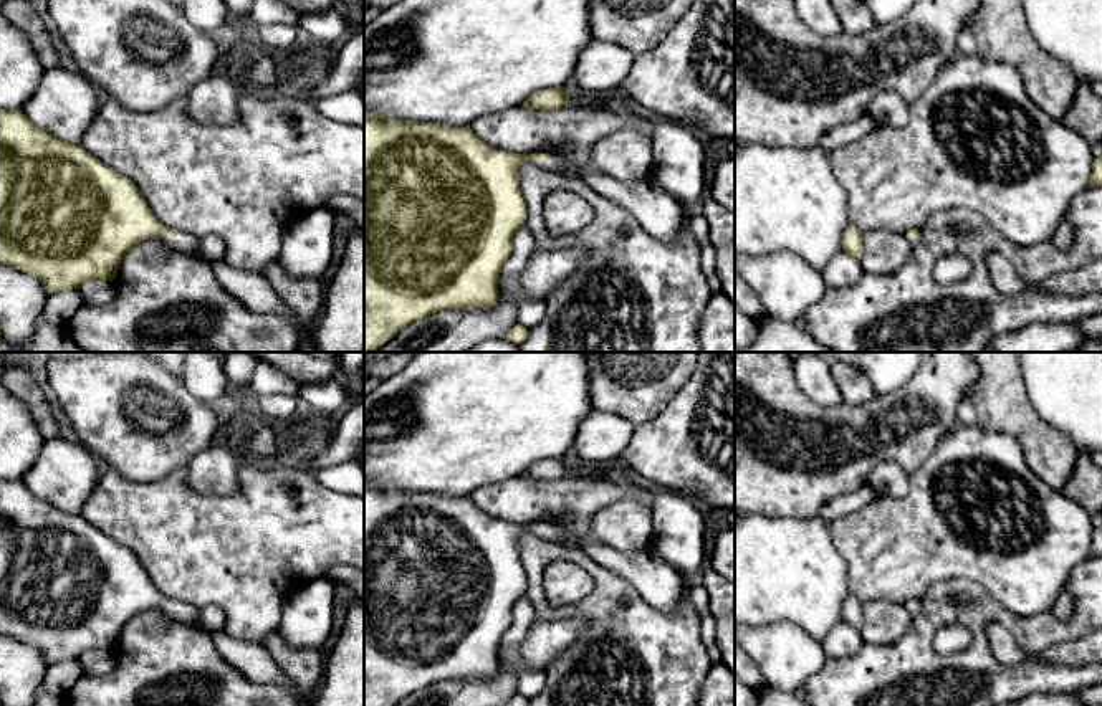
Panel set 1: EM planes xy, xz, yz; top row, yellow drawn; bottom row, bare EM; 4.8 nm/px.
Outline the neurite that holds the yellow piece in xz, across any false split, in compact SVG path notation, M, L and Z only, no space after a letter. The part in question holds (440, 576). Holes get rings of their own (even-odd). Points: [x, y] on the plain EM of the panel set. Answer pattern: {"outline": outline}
{"outline": "M364 481L364 706L395 706L412 693L445 680L488 680L498 671L500 643L513 622L513 607L526 594L526 572L523 569L518 539L534 532L548 541L563 544L564 531L544 524L515 524L498 521L477 508L470 496L450 498L434 493L389 489Z"}

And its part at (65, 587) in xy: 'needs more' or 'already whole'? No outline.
needs more

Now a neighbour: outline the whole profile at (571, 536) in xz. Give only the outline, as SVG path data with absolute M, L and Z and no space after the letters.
M556 516L556 518L549 519L546 526L556 526L564 531L563 546L574 547L574 546L581 544L581 536L574 526L573 518Z

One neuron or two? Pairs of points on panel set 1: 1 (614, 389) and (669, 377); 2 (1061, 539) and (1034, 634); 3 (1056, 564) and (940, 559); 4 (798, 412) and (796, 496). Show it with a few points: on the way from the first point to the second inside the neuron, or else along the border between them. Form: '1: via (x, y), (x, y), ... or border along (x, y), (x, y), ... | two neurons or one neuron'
1: via (627, 377), (656, 377) | one neuron
2: border along (1003, 605), (1020, 615), (1049, 610) | two neurons
3: via (1028, 559), (968, 559) | one neuron
4: via (800, 434), (796, 437), (796, 475) | one neuron

